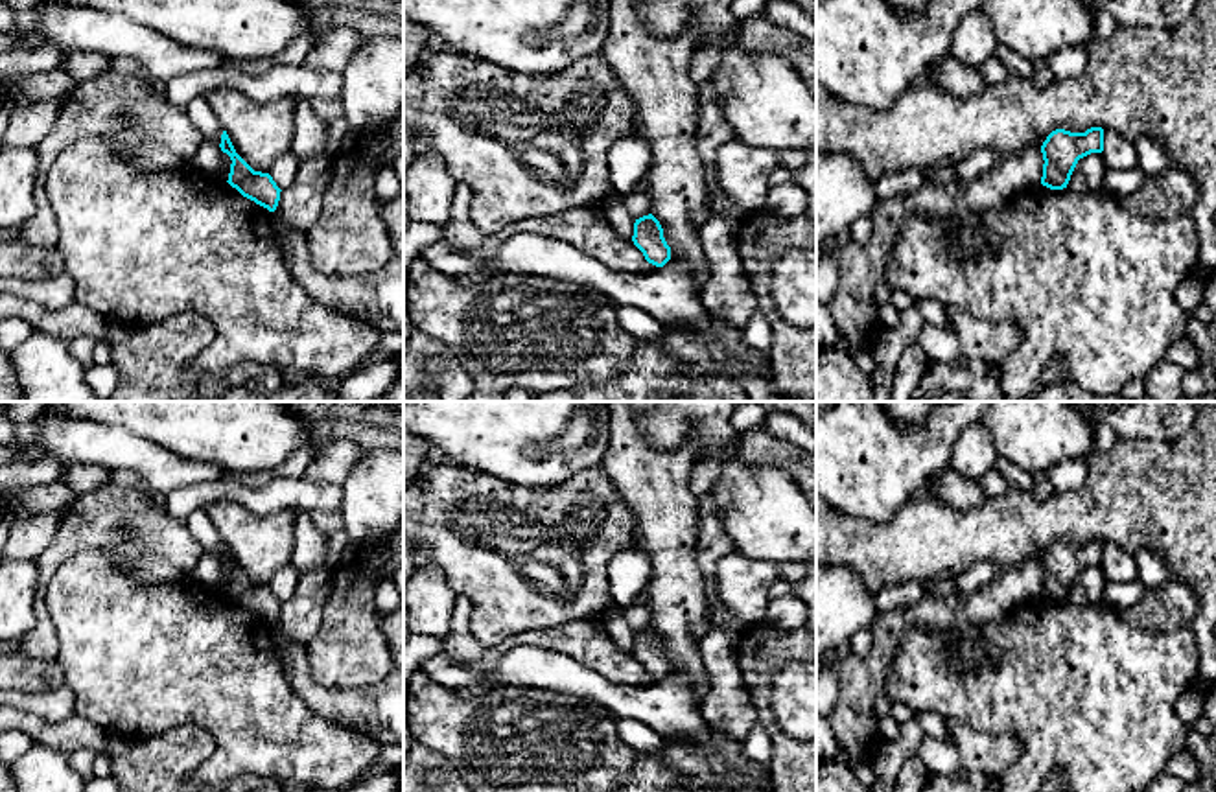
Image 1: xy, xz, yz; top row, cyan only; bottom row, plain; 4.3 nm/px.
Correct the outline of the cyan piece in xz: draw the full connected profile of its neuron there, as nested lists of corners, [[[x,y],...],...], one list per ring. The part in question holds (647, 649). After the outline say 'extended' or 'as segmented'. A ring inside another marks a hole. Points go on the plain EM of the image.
[[[652,626],[636,632],[632,654],[645,672],[656,680],[663,680],[671,672],[671,659],[663,650],[663,641]]]; as segmented

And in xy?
[[[227,543],[221,547],[221,564],[232,573],[228,597],[236,600],[243,610],[256,617],[275,624],[280,613],[280,600],[269,586],[254,584],[234,562]]]; as segmented

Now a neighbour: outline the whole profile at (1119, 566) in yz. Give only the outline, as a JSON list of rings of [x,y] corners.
[[[1111,542],[1104,543],[1102,567],[1107,582],[1135,582],[1139,578],[1135,556]]]

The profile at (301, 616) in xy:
[[[306,569],[300,573],[295,593],[280,604],[276,624],[289,639],[304,646],[322,624],[330,593],[330,569]]]

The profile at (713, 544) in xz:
[[[709,494],[700,501],[696,560],[706,582],[709,621],[719,630],[742,630],[735,613],[722,604],[715,589],[717,564],[731,553],[737,553],[737,545],[726,532],[713,494]]]

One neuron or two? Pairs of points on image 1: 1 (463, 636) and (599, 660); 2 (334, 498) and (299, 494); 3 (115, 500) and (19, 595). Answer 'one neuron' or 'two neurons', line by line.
1: one neuron
2: one neuron
3: two neurons

